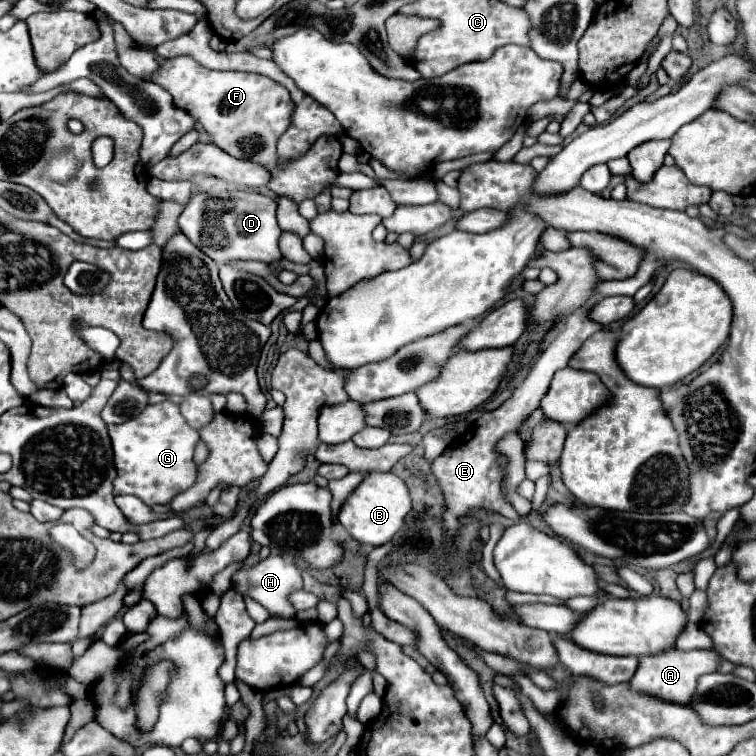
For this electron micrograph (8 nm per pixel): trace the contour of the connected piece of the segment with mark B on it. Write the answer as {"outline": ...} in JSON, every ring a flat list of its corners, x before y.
{"outline":[[372,471,346,499,346,505,342,505,338,521,358,543,378,547,388,543,396,535,408,511,410,511,410,493,406,489,406,483,394,473]]}

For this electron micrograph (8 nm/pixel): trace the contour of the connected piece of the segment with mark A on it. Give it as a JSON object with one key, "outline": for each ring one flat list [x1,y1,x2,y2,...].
{"outline":[[694,649,694,651,666,651,666,653,658,653,658,655,646,655,640,657,640,667,634,675,634,679,630,681,632,689,636,691,644,691,644,693,652,693,658,695,666,701,674,701,674,703,690,703,694,699,696,687,698,687,698,677,706,675,706,673,716,673,720,665,720,655,716,651,710,649]]}

